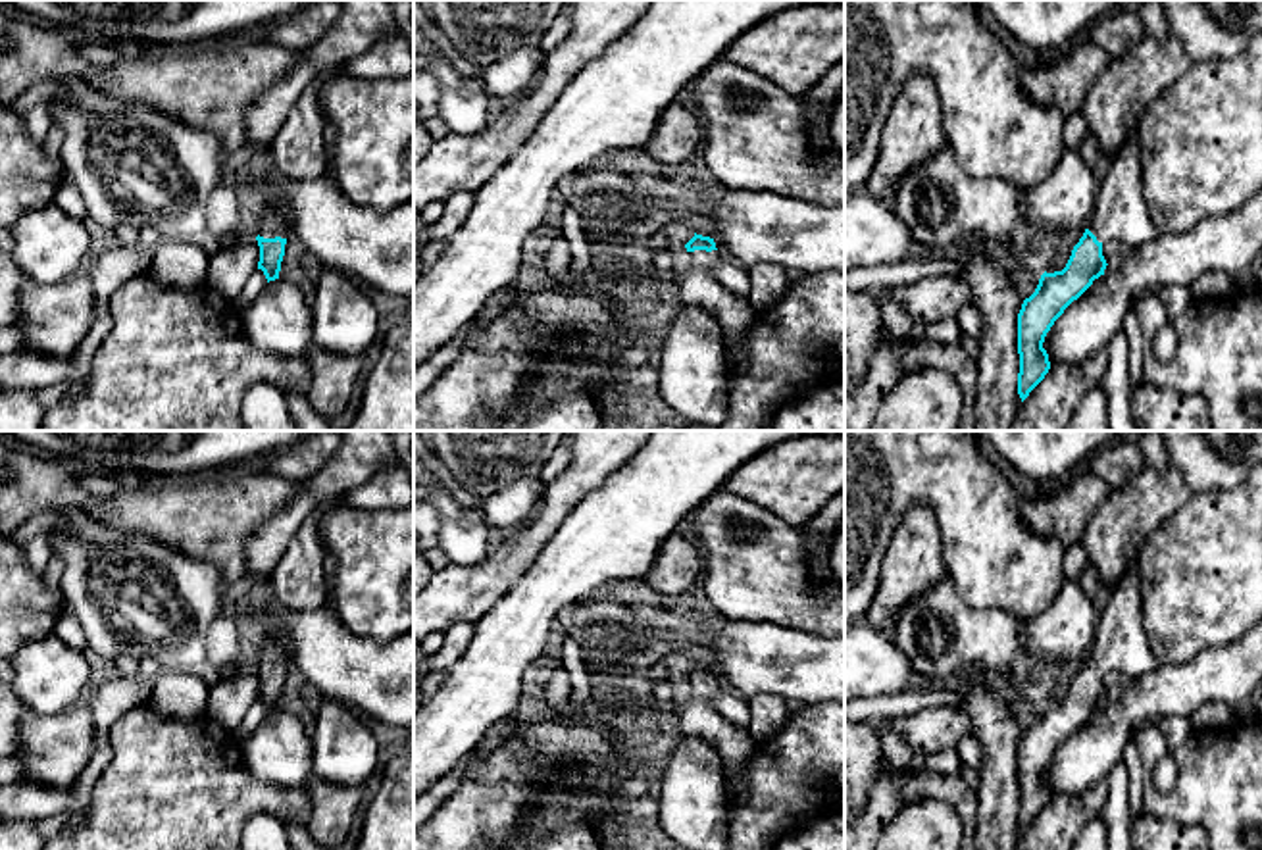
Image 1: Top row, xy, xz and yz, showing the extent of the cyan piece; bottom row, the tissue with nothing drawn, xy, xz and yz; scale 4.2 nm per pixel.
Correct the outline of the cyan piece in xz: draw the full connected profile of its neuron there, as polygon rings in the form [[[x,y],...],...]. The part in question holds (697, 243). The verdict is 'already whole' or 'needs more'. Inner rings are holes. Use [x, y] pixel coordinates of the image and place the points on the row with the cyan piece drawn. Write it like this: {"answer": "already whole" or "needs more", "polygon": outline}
{"answer": "needs more", "polygon": [[[696,235],[685,244],[689,256],[679,265],[681,304],[694,304],[718,315],[723,327],[725,352],[731,356],[756,317],[750,302],[733,296],[714,275],[721,260],[714,238]]]}

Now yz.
{"answer": "needs more", "polygon": [[[1139,127],[1122,144],[1098,181],[1093,217],[1073,246],[1062,271],[1043,273],[1035,292],[1018,313],[1018,394],[1022,402],[1050,369],[1043,348],[1045,337],[1064,310],[1077,300],[1095,279],[1104,275],[1102,244],[1118,240],[1125,252],[1141,248],[1158,235],[1141,177]]]}

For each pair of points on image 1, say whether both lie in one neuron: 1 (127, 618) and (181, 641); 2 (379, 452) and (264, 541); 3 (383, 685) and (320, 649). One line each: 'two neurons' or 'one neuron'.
1: one neuron
2: one neuron
3: one neuron

